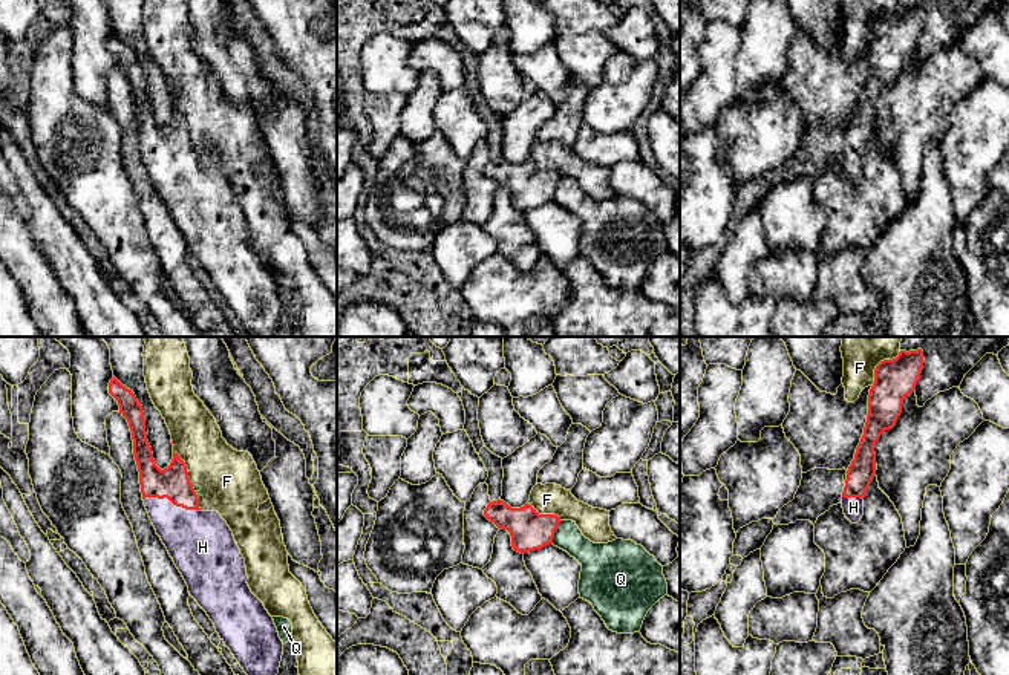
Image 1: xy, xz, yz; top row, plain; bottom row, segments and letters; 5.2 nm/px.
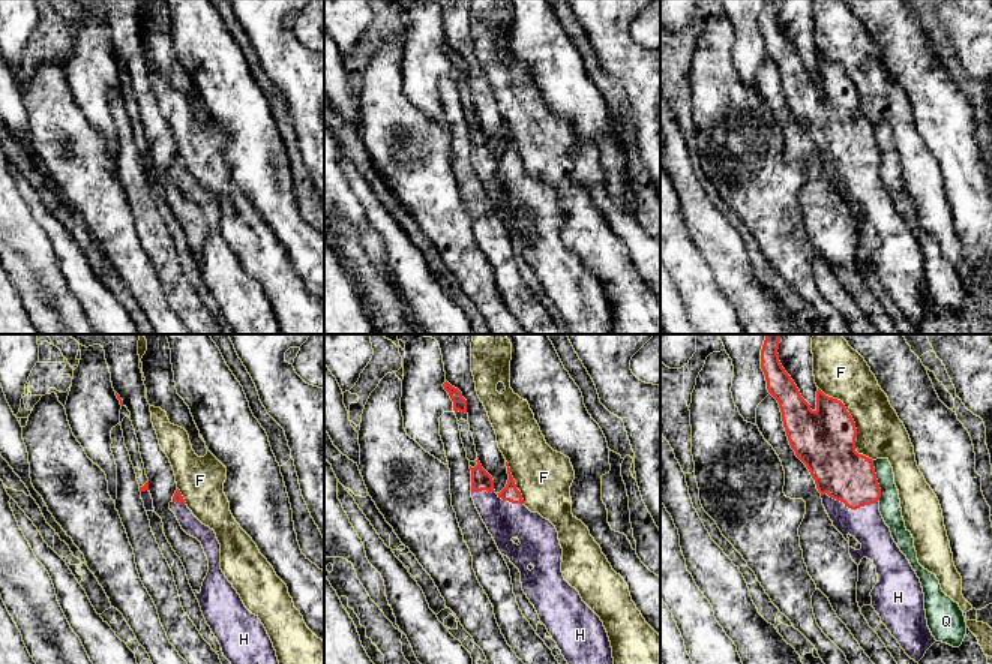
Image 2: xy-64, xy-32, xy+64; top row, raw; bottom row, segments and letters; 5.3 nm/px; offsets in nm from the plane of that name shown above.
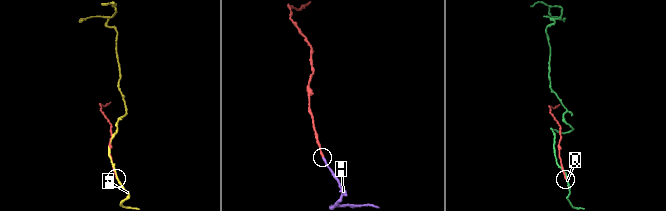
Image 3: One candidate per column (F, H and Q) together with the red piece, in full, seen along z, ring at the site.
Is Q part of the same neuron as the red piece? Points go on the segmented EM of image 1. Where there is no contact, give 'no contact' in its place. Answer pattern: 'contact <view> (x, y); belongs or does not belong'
contact xz (555, 531); does not belong

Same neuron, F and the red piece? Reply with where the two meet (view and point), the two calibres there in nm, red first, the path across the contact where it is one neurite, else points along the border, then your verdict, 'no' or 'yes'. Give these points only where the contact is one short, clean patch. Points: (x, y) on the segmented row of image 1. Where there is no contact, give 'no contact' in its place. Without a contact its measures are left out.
xy (187, 475) | 170/340 nm | no

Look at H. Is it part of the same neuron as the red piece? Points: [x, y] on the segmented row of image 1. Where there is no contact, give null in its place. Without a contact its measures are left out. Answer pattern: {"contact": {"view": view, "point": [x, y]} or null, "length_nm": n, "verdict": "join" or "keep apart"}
{"contact": {"view": "xy", "point": [172, 502]}, "length_nm": 320, "verdict": "join"}

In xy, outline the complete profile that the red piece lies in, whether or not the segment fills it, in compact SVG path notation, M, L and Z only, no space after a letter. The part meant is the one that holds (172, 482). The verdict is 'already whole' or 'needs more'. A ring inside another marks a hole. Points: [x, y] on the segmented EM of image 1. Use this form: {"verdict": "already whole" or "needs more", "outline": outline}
{"verdict": "needs more", "outline": "M115 377L109 383L109 393L118 401L119 413L127 419L132 432L144 507L156 534L182 574L190 595L207 612L220 640L247 675L277 675L283 641L273 617L247 583L245 559L233 531L217 511L202 511L199 508L199 497L190 482L187 465L175 452L175 445L170 465L164 470L156 465L147 441L142 406L135 393Z"}

